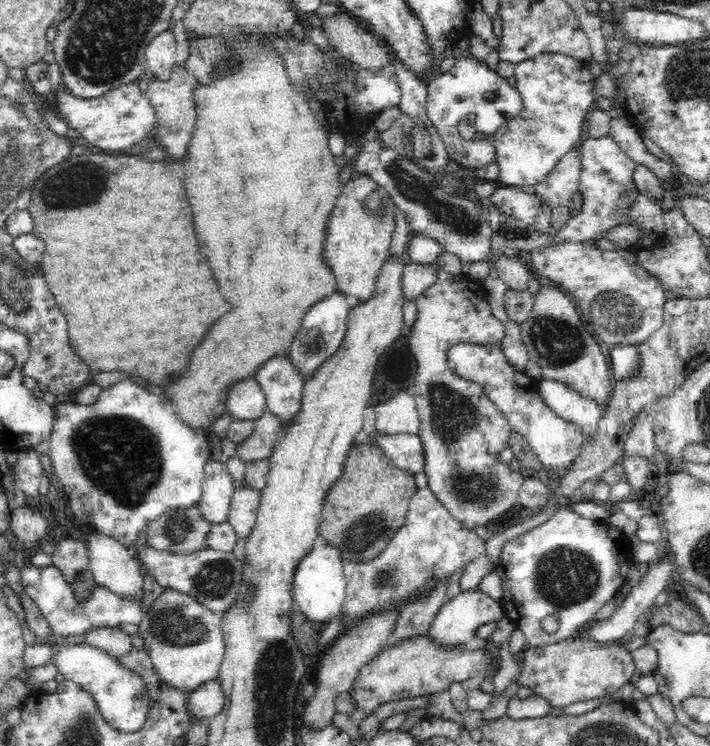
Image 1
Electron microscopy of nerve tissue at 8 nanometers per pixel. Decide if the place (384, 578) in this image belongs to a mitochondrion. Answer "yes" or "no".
yes

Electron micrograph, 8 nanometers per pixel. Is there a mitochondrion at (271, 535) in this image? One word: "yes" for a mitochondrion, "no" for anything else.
no

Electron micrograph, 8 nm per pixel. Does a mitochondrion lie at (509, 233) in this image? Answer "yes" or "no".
yes

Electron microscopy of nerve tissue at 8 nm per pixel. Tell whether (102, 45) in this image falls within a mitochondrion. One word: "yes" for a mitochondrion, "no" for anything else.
yes

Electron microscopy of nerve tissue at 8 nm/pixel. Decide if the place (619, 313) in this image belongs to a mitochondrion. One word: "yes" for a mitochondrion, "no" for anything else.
yes

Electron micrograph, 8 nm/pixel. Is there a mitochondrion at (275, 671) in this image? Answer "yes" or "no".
yes

